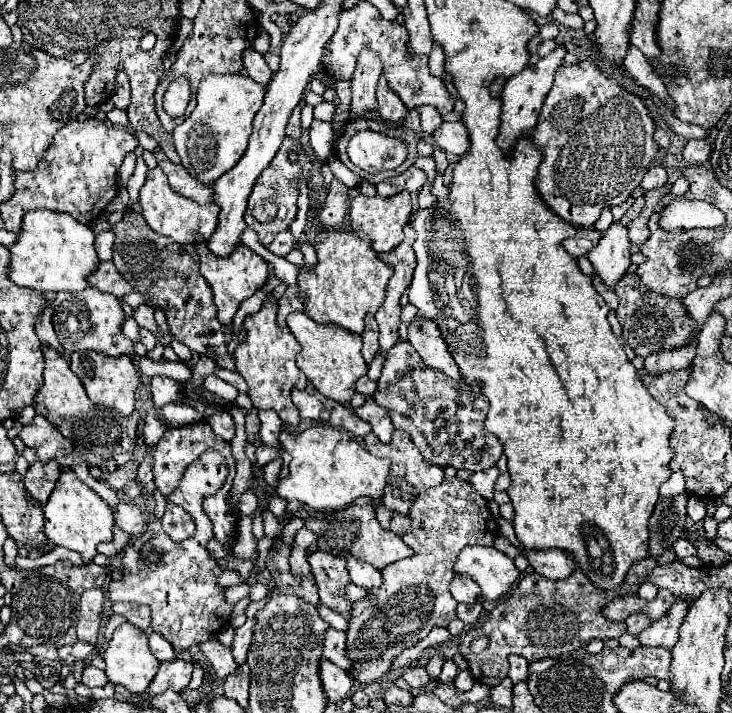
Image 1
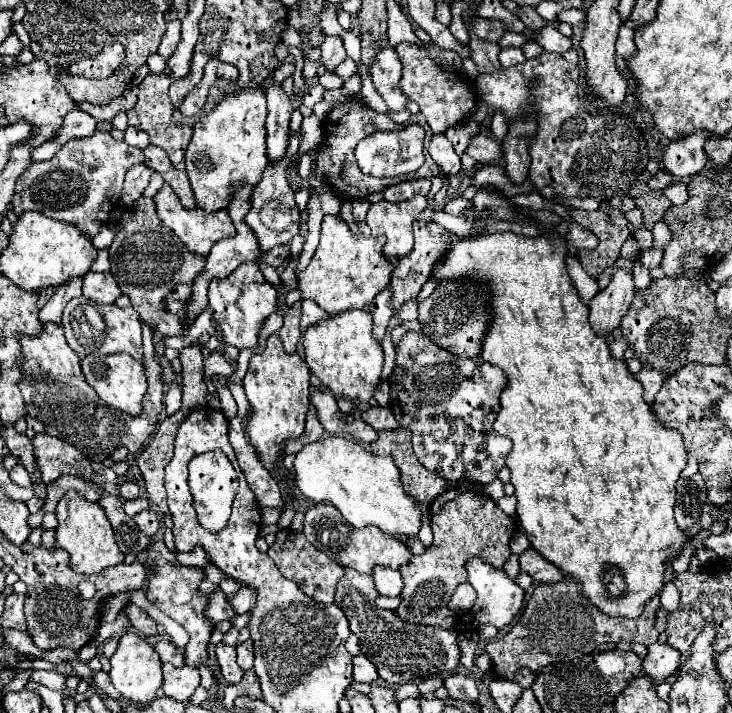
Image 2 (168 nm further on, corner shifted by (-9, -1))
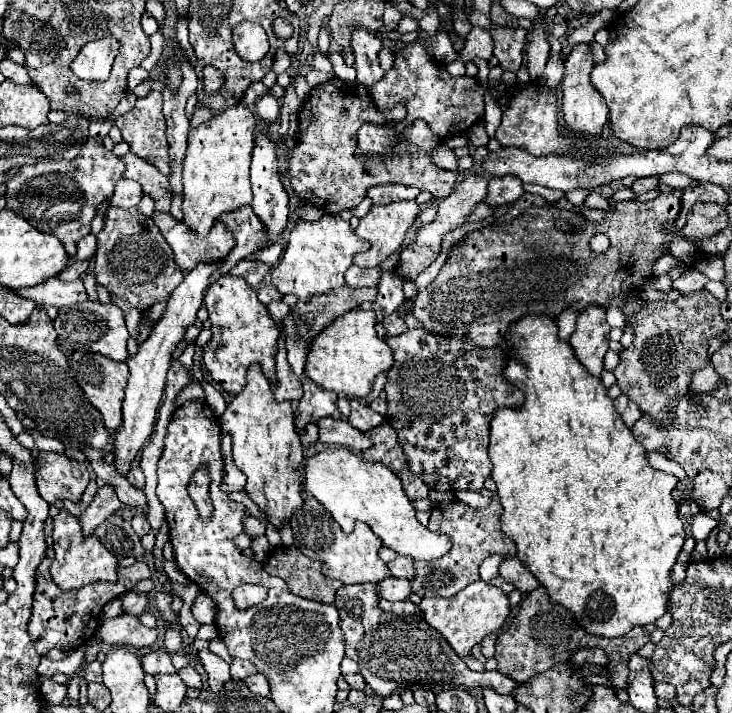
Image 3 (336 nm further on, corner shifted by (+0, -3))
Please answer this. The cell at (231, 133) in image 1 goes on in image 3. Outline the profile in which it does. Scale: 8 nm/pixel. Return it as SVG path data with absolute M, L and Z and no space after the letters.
M235 104L189 132L189 146L183 162L183 222L199 238L211 232L221 214L251 202L249 164L255 126L253 112L243 104Z

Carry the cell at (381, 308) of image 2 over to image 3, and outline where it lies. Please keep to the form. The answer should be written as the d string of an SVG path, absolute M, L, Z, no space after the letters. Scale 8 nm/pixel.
M391 268L381 276L379 294L377 294L375 304L371 306L377 314L377 320L383 320L385 314L397 312L397 308L403 304L403 300L405 300L403 278L399 278L399 274L395 274L395 268Z

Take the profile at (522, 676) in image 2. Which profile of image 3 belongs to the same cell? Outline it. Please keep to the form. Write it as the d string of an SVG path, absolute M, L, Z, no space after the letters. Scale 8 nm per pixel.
M375 584L341 586L335 598L345 634L347 656L361 668L361 676L379 696L391 696L409 686L465 686L465 688L493 688L499 694L511 694L517 684L497 670L473 672L423 618L415 614L389 614L377 606Z

